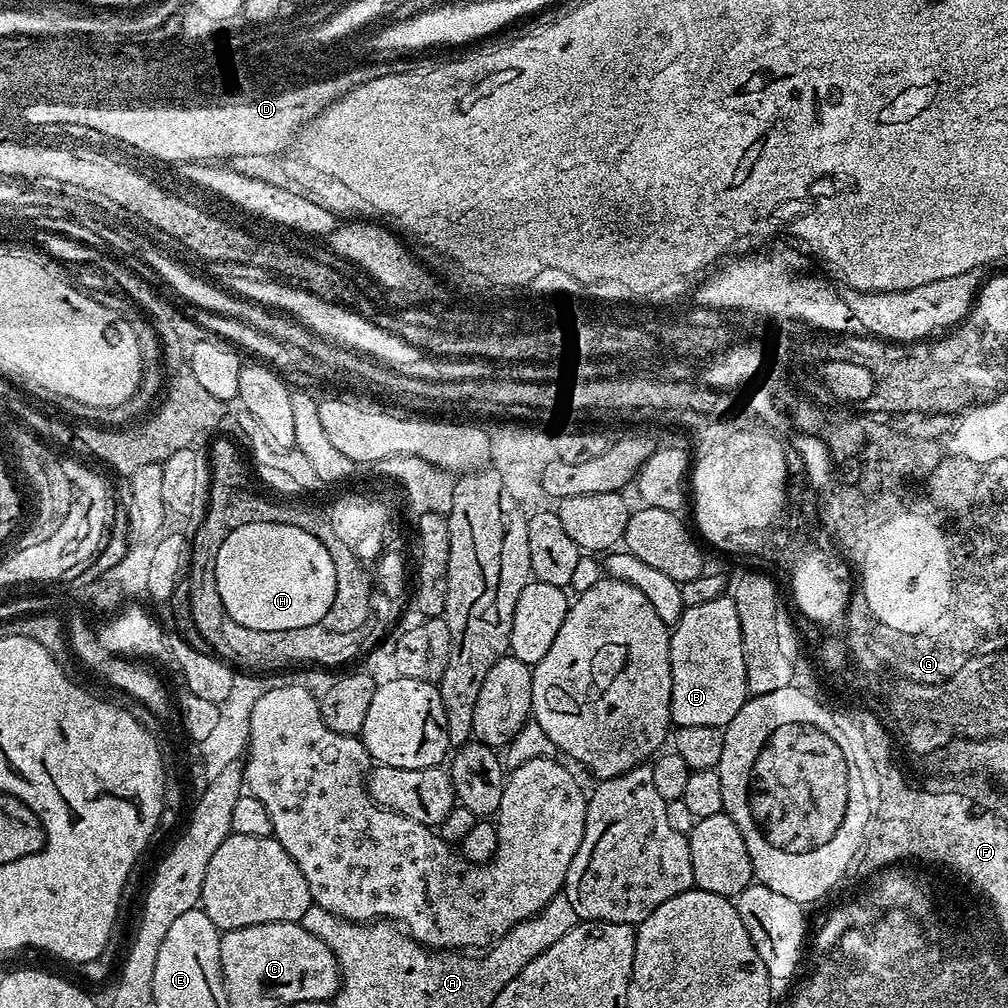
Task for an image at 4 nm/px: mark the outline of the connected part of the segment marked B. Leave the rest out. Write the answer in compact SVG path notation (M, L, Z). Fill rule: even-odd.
M725 594L693 608L685 607L680 621L671 629L668 641L673 725L723 729L750 698L742 622L735 599Z

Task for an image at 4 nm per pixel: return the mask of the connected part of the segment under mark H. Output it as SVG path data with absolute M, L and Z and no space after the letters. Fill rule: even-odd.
M256 520L253 524L238 526L228 535L226 542L222 542L222 546L216 555L216 585L222 600L222 606L226 606L226 614L230 614L230 618L234 618L234 622L238 622L250 630L282 630L283 632L298 630L302 626L321 623L326 610L330 610L330 606L334 602L336 579L334 578L332 553L329 548L322 546L322 542L318 537L305 529L299 529L297 525L275 524L265 520Z

